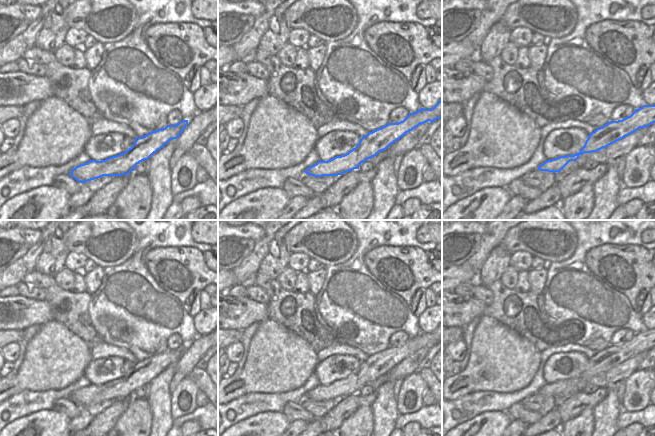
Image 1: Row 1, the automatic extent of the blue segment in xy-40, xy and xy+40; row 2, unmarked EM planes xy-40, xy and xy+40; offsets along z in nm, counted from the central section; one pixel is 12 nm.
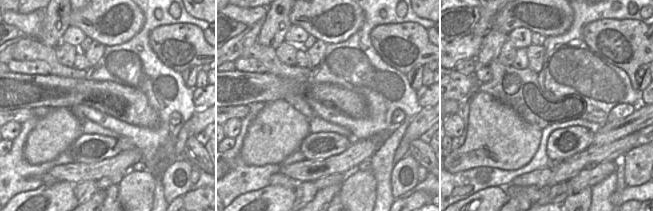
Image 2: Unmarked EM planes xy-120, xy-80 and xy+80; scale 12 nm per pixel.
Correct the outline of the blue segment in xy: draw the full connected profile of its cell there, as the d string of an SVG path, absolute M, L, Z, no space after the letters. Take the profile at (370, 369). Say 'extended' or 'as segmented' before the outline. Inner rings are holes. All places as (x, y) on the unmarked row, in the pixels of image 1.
as segmented; M442 323L431 333L420 332L398 347L388 347L362 361L355 372L348 377L336 380L327 385L318 385L308 391L305 397L314 401L338 400L354 393L359 393L361 387L386 374L406 357L420 348L428 345L433 347L442 342Z

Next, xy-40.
as segmented; M182 344L176 349L167 349L143 361L136 361L134 368L127 375L102 385L90 384L80 388L73 392L69 399L80 407L103 400L128 399L135 394L137 388L148 384L170 364L177 363L187 349L188 344Z

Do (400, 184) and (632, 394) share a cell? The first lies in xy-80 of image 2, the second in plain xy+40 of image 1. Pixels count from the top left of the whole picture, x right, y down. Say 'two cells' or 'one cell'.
one cell

